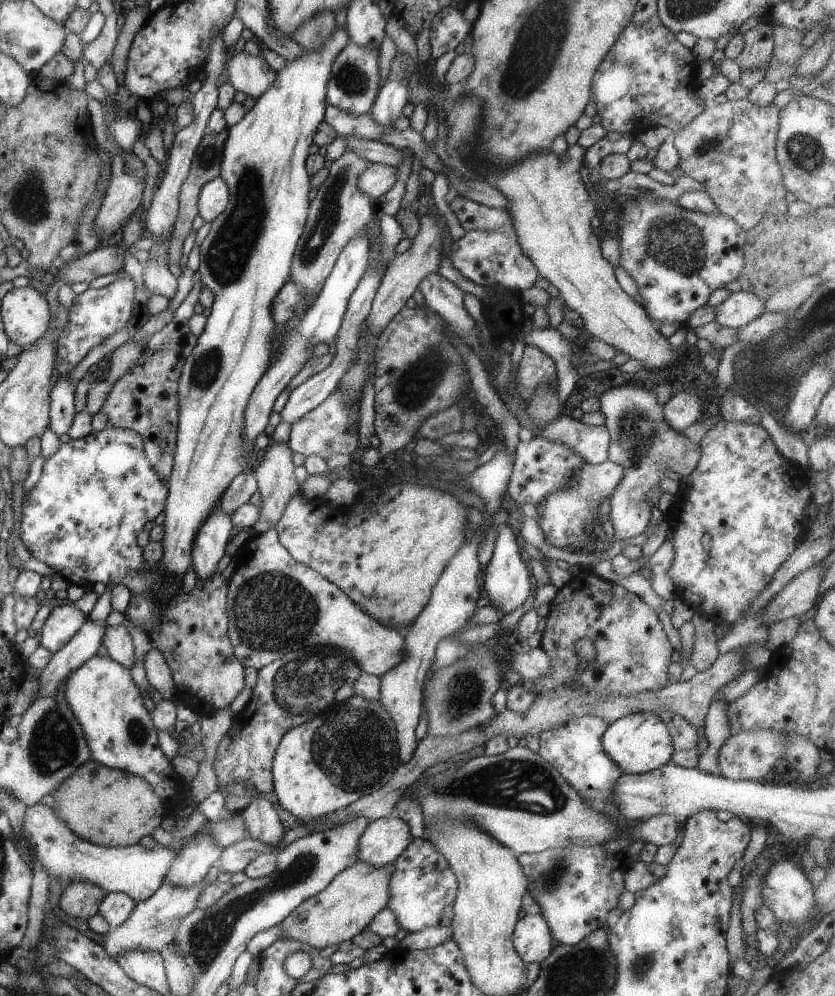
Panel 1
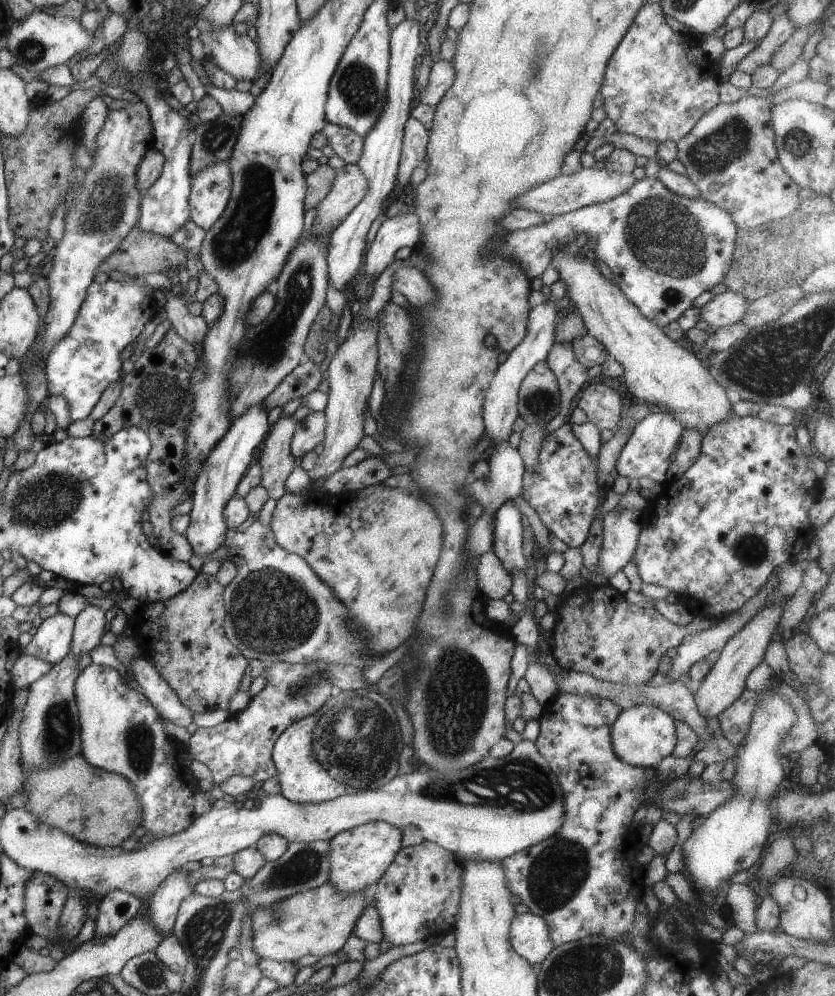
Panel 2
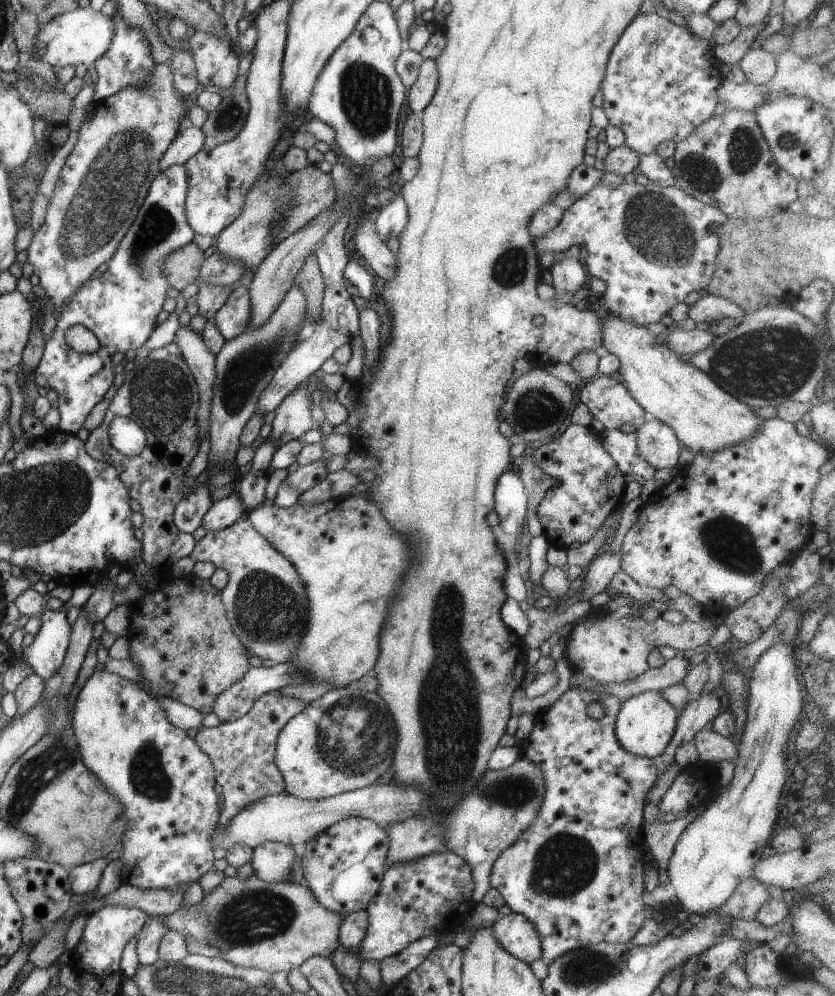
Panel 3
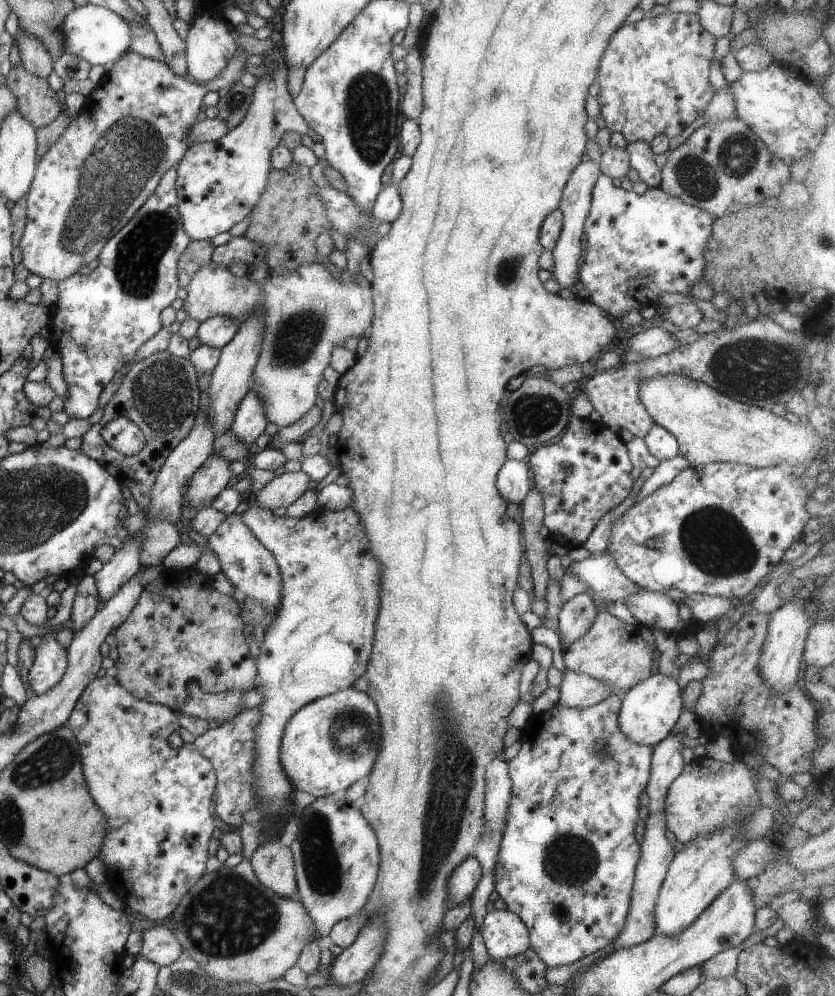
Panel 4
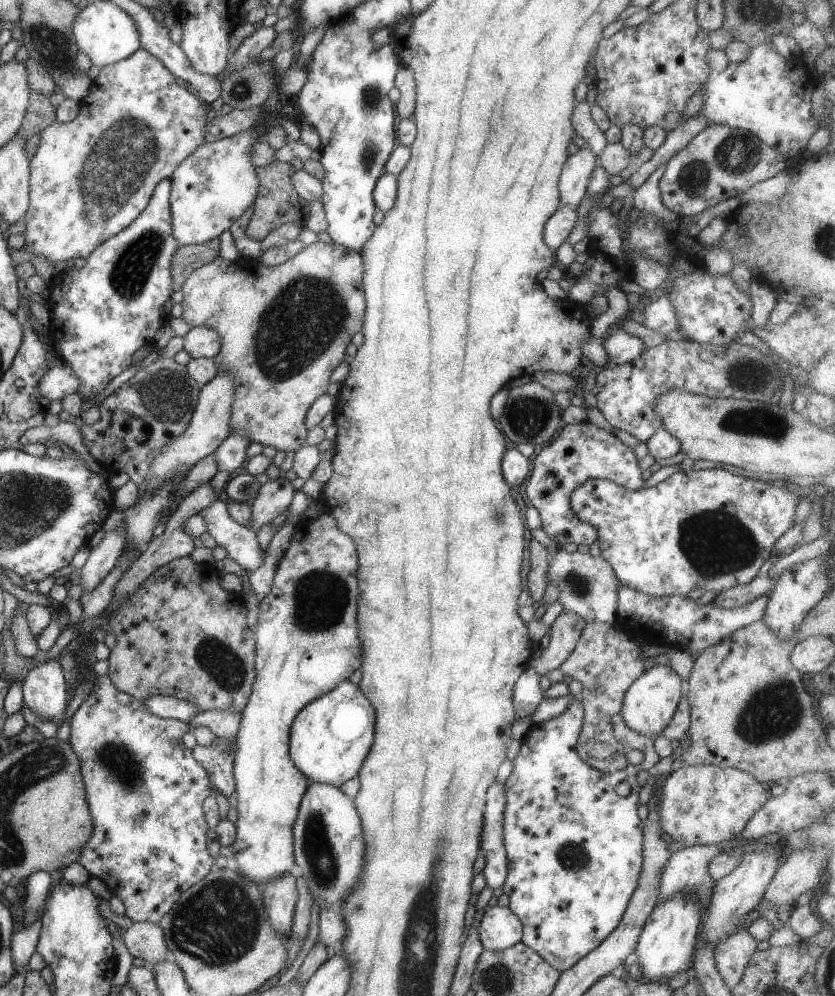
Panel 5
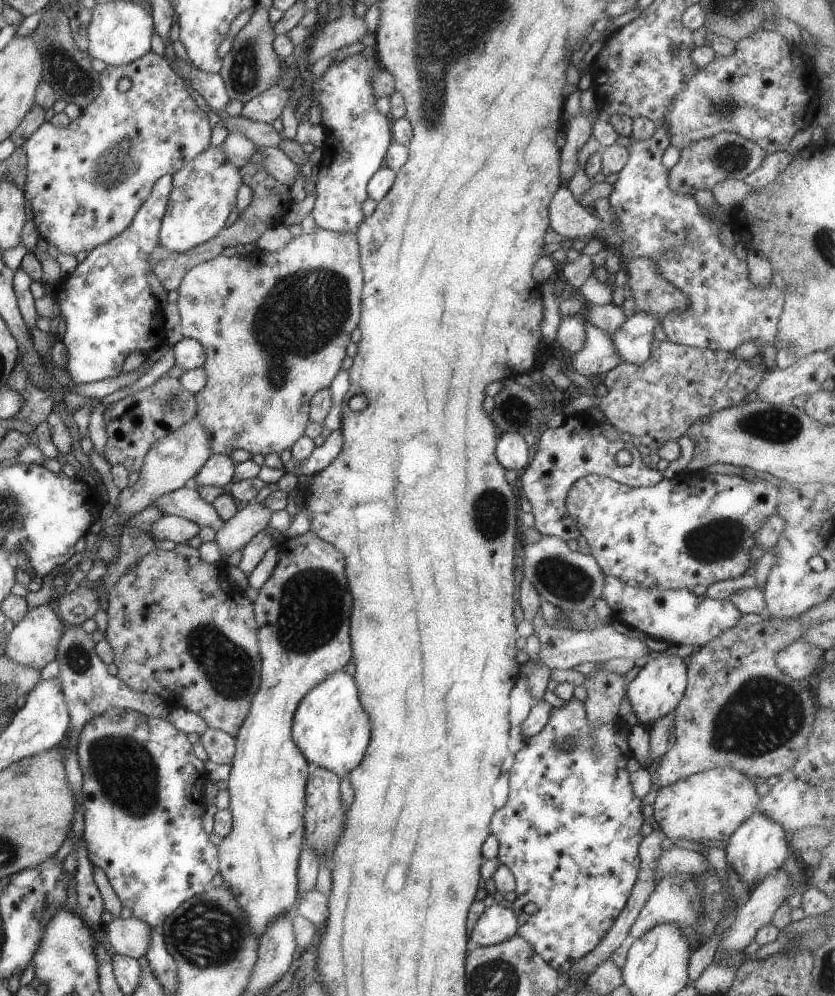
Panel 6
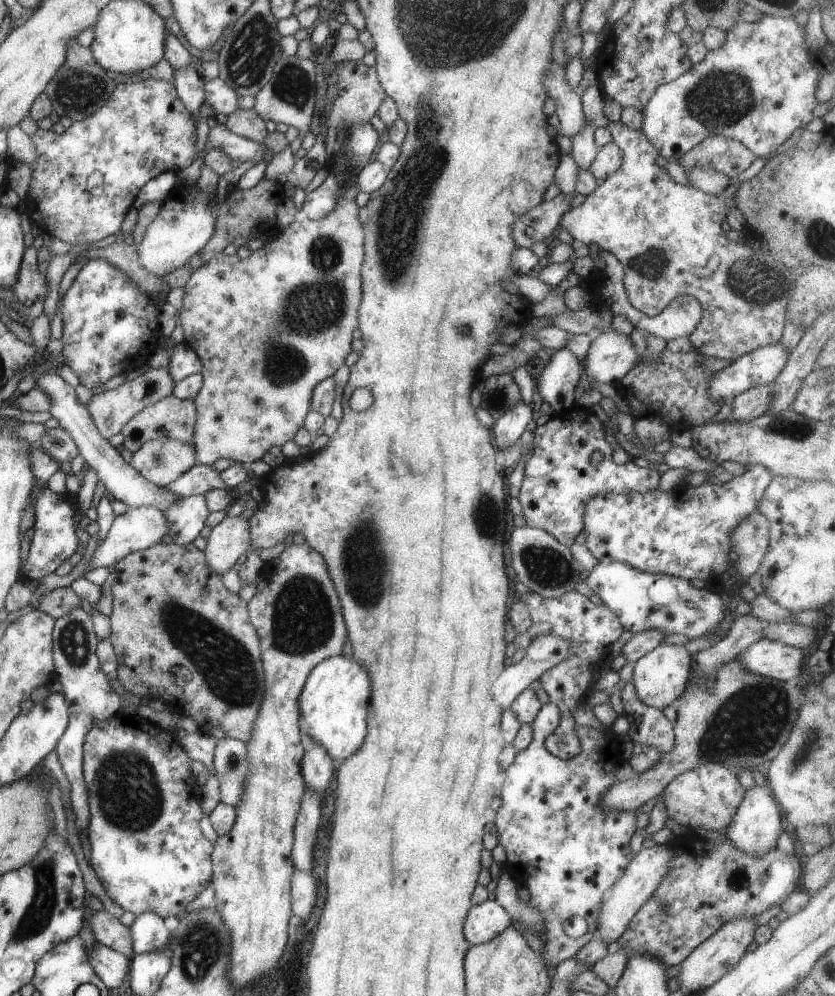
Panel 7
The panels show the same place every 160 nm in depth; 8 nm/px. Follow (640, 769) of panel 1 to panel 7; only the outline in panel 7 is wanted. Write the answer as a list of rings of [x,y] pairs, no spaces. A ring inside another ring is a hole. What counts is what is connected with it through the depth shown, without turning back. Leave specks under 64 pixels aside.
[[[659,644],[653,650],[644,654],[639,660],[636,660],[632,664],[632,682],[635,696],[637,700],[648,707],[662,710],[669,704],[675,705],[676,700],[680,697],[680,694],[687,688],[688,680],[690,678],[691,669],[691,655],[685,650],[683,645],[665,645]]]

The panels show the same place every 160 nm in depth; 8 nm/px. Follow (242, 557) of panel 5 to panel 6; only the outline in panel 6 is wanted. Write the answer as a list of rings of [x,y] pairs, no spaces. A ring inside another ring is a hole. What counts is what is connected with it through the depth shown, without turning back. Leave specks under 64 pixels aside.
[[[183,485],[173,492],[159,495],[151,505],[158,506],[164,514],[177,515],[178,517],[193,521],[198,527],[209,526],[217,532],[224,523],[219,518],[215,507],[205,502],[195,488]]]

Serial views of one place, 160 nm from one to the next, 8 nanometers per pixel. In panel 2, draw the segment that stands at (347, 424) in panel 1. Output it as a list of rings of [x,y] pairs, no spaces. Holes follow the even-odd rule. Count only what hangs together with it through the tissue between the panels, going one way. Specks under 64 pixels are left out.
[[[310,411],[297,423],[290,440],[290,453],[301,458],[324,439],[326,420],[323,411]]]

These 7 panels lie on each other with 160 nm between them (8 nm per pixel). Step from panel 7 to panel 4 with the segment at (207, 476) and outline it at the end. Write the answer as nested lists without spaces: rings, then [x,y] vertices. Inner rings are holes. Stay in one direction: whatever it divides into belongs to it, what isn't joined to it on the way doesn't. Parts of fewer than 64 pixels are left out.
[[[247,391],[238,402],[229,430],[236,439],[248,446],[263,433],[266,422],[258,394],[255,391]]]

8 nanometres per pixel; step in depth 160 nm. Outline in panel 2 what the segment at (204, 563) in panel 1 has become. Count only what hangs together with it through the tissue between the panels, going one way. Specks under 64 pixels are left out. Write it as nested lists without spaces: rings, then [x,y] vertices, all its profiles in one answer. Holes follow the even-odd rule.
[[[405,17],[390,32],[388,42],[388,75],[386,82],[386,97],[382,111],[378,114],[375,124],[366,132],[360,159],[356,167],[364,174],[367,183],[365,196],[350,210],[328,238],[326,250],[326,267],[328,270],[328,285],[341,291],[355,280],[357,268],[361,266],[361,254],[365,252],[365,236],[371,222],[383,210],[387,196],[391,194],[397,174],[404,122],[408,119],[410,110],[415,105],[415,84],[413,71],[417,55],[415,48],[422,40],[419,33],[419,18]],[[263,400],[247,408],[243,414],[234,418],[221,437],[221,440],[213,447],[213,450],[202,462],[198,477],[192,486],[192,507],[188,512],[188,526],[184,531],[187,542],[191,545],[192,554],[208,557],[214,550],[224,544],[226,530],[223,507],[234,495],[238,480],[245,474],[247,467],[253,458],[253,448],[265,438],[267,432],[267,412]]]

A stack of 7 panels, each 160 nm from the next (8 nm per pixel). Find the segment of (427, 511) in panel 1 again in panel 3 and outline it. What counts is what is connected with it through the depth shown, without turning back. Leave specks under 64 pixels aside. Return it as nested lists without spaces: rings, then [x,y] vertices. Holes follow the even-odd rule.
[[[364,491],[322,503],[296,502],[286,508],[265,501],[253,507],[247,518],[272,547],[293,564],[305,587],[309,622],[289,661],[298,666],[306,681],[328,682],[337,688],[352,686],[373,668],[379,654],[379,630],[387,614],[387,604],[401,586],[401,576],[407,570],[407,556],[411,560],[411,550],[407,550],[405,540],[389,528],[379,508]]]

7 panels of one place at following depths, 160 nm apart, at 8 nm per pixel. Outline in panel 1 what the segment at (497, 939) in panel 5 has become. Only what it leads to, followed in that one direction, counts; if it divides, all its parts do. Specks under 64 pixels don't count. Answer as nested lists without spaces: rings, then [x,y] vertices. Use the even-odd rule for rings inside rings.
[[[527,914],[517,920],[512,944],[525,964],[541,963],[554,946],[547,924],[540,914]]]

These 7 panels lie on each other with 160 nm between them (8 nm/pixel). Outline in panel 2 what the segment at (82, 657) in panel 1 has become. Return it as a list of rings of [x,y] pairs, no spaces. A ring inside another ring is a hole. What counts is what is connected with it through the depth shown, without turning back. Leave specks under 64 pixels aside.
[[[88,605],[74,616],[72,639],[68,652],[77,658],[81,654],[89,654],[95,646],[99,645],[101,636],[107,631],[103,625],[104,610],[94,605]]]

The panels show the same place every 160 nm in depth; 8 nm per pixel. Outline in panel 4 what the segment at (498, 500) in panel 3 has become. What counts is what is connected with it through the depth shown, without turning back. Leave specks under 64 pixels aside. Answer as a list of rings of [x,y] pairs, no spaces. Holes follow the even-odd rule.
[[[507,459],[497,472],[495,488],[507,504],[521,503],[531,487],[531,472],[527,461]]]

